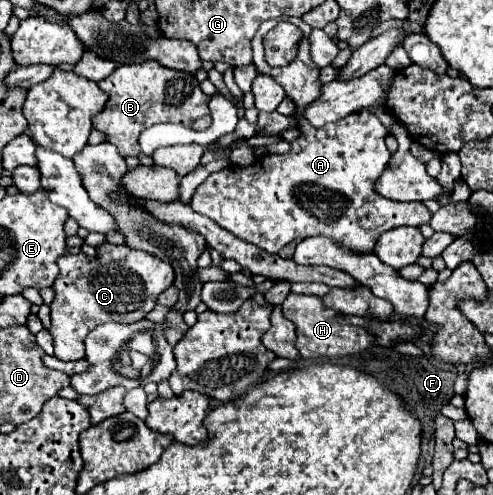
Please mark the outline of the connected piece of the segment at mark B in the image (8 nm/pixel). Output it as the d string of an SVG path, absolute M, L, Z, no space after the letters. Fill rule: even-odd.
M153 59L117 67L113 75L99 81L99 87L109 95L109 99L103 111L93 117L93 127L103 131L107 141L113 143L123 157L139 155L139 133L155 123L179 123L191 129L205 129L211 125L207 107L209 97L201 91L199 81L191 73L161 67L161 63Z

